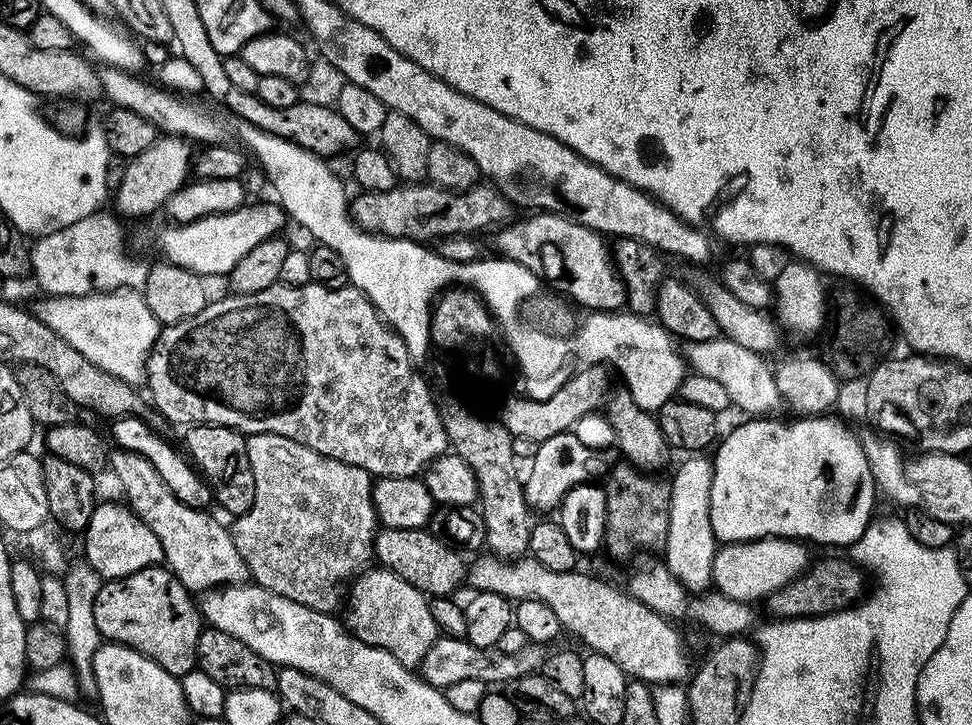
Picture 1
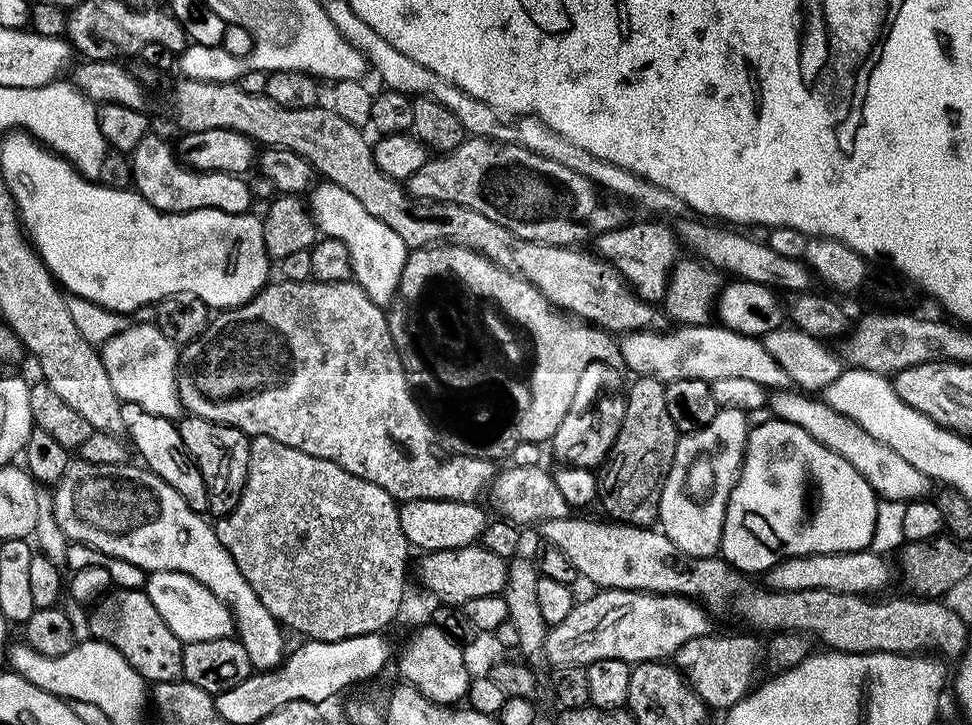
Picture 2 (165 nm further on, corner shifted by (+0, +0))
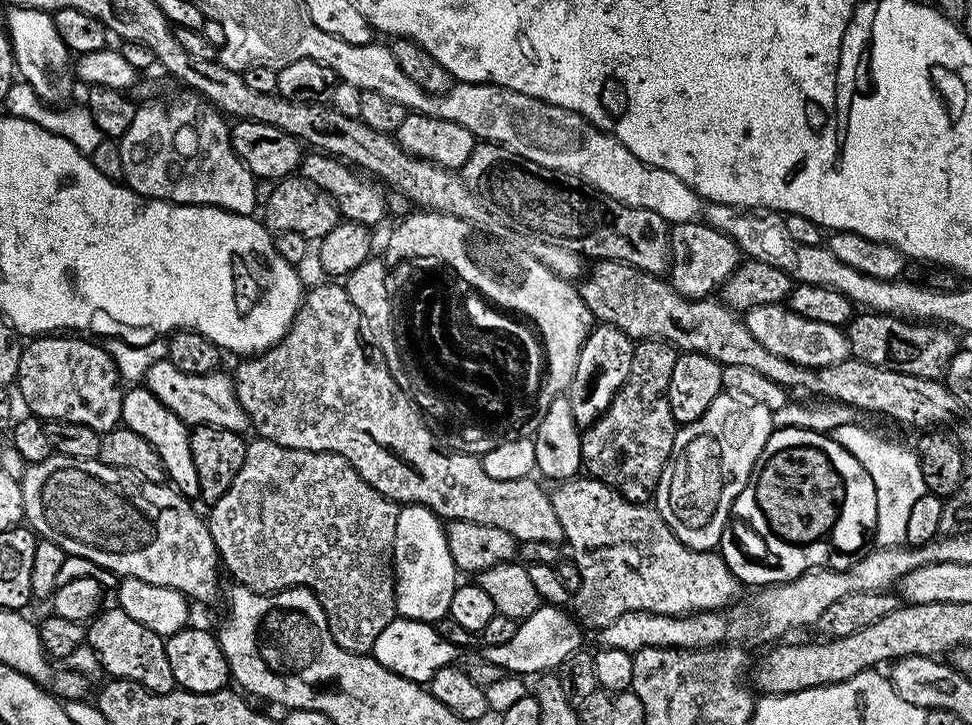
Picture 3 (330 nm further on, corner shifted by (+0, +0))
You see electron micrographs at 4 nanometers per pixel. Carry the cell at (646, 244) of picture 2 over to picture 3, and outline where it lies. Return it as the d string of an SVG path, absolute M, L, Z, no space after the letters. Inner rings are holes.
M703 222L673 224L668 234L670 267L666 273L672 289L687 300L703 300L723 287L726 278L742 263L740 247L726 234Z

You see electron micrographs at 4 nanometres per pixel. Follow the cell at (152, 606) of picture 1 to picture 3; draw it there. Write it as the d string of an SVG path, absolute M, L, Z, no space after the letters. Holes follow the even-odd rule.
M119 606L105 607L95 615L86 628L86 641L93 647L100 667L109 677L133 680L146 690L166 694L176 688L174 674L170 674L170 661L166 659L165 637L154 634L142 622L134 622Z

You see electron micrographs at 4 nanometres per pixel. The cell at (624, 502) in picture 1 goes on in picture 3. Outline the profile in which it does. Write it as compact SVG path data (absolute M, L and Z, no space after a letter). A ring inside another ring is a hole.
M664 340L639 341L634 347L630 374L626 374L622 386L614 394L608 409L593 424L587 425L581 435L583 471L591 479L602 481L618 494L622 494L622 498L635 504L648 504L655 497L656 487L662 478L662 470L666 466L668 456L674 446L678 425L674 414L670 414L668 387L670 386L670 373L674 371L677 355L677 349Z

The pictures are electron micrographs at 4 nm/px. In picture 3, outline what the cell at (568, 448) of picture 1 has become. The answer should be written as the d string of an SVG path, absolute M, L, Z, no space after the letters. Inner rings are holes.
M597 323L593 327L578 354L578 366L574 366L574 378L566 393L576 424L593 424L608 409L626 374L630 374L630 362L633 358L634 342L626 334L622 334L622 330L612 324Z

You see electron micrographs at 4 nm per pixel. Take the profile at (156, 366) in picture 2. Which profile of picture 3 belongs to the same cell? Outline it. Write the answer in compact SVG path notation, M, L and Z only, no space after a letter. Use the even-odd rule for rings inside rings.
M165 358L150 366L146 386L171 412L178 414L178 418L182 418L189 426L205 424L215 428L225 428L231 432L247 433L250 428L248 415L238 402L236 385L229 375L226 377L222 373L223 371L217 370L206 376L186 374Z

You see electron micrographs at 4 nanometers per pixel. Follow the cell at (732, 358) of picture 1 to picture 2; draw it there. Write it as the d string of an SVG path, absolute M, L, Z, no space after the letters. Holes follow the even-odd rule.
M776 390L771 393L770 407L775 419L785 420L806 430L806 434L810 434L822 446L846 458L846 462L850 462L850 466L854 466L854 470L858 470L858 474L866 478L877 497L911 502L929 495L930 481L926 474L922 474L922 470L914 470L914 466L910 466L910 462L906 462L902 454L897 454L895 450L890 450L890 446L878 442L878 438L866 434L866 430L862 430L858 422L846 418L846 414L838 414L838 410L824 403L823 399L813 398L798 390Z

